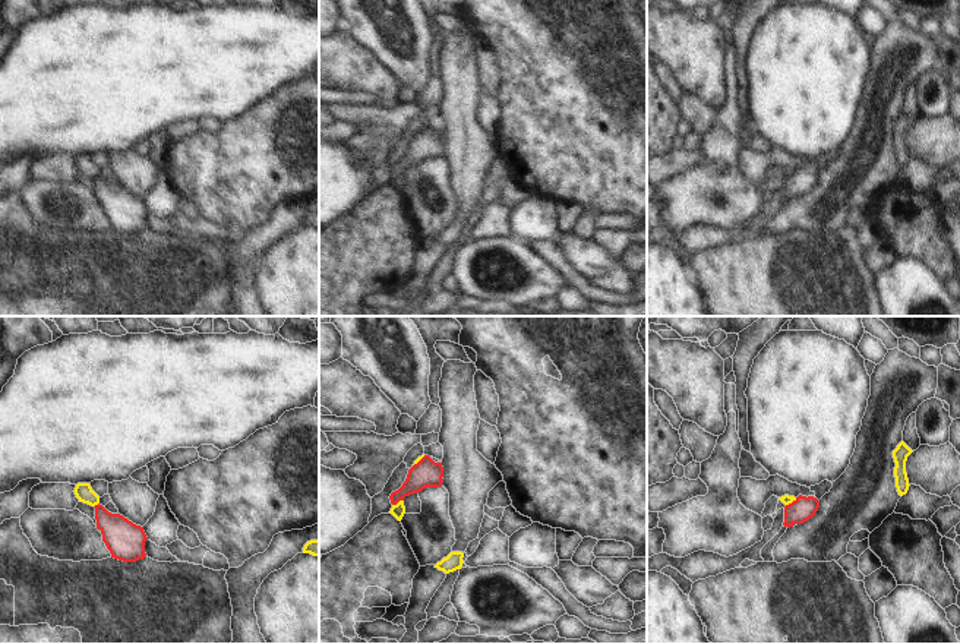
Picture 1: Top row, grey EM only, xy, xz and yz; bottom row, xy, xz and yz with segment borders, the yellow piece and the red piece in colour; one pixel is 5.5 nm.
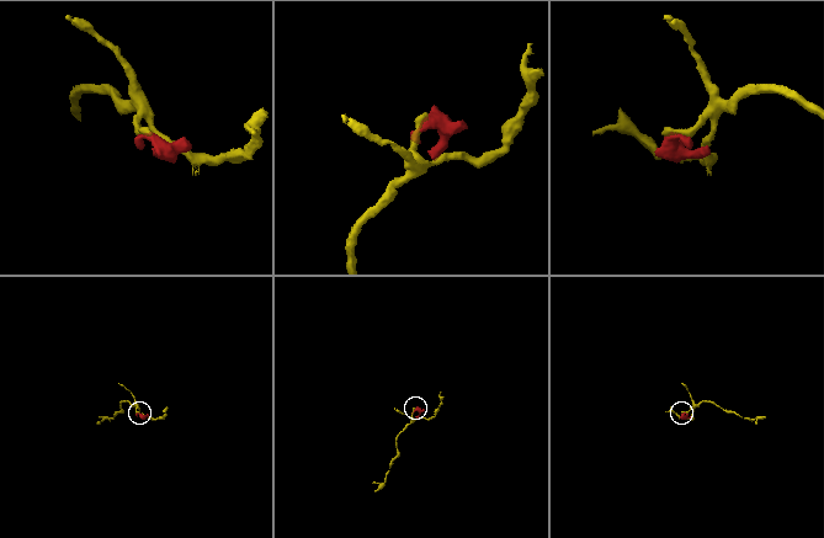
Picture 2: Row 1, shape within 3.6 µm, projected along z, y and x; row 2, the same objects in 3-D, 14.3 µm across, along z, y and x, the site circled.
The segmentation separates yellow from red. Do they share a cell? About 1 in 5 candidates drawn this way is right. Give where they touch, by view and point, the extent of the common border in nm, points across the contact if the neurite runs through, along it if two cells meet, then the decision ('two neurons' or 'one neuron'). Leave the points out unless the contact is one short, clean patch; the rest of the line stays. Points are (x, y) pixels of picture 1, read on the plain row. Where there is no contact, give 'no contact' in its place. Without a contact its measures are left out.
xz (398, 174) | 70 nm | along xz (403, 171), (392, 177) | two neurons

